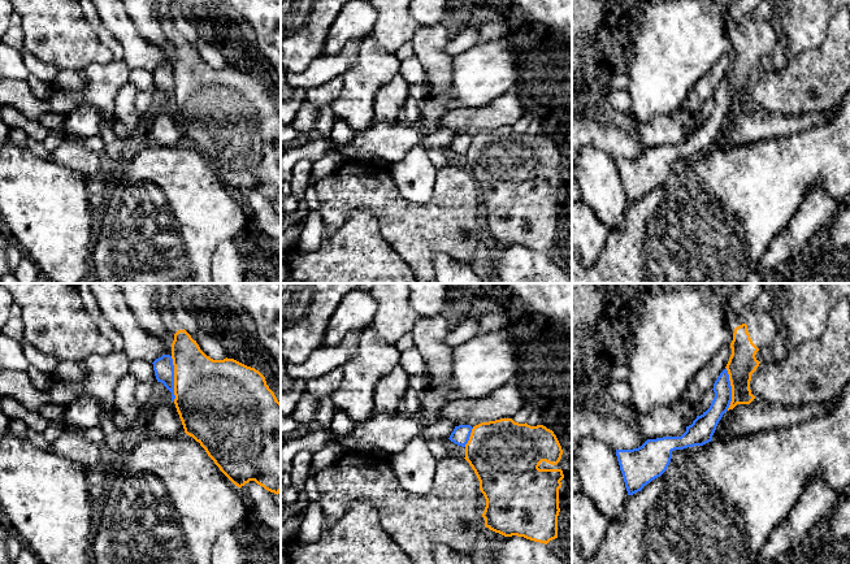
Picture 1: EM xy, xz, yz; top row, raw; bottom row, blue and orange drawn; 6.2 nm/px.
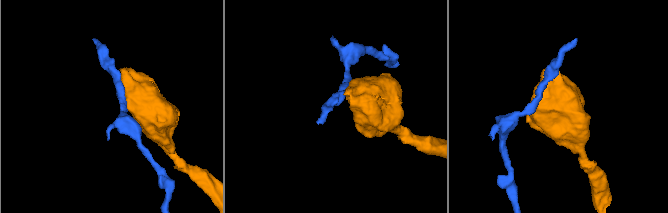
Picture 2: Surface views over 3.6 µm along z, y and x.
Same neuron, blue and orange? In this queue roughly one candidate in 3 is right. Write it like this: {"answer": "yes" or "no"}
{"answer": "no"}

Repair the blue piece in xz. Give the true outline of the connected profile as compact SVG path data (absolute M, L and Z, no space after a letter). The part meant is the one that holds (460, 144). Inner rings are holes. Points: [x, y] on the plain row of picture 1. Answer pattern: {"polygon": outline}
{"polygon": "M459 134L455 135L454 140L450 144L450 149L454 151L457 155L465 156L465 153L469 149L470 142L472 142L470 134Z"}

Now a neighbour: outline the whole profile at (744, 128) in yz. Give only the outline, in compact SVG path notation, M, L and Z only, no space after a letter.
M754 108L750 113L737 113L719 130L712 149L755 143L763 139L790 136L827 123L833 109L802 116L782 116Z

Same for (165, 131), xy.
M156 110L151 121L149 143L161 147L185 143L174 110Z

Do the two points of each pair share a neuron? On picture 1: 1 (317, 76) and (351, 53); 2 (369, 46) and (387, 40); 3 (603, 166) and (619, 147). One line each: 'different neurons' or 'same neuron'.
1: same neuron
2: different neurons
3: different neurons

